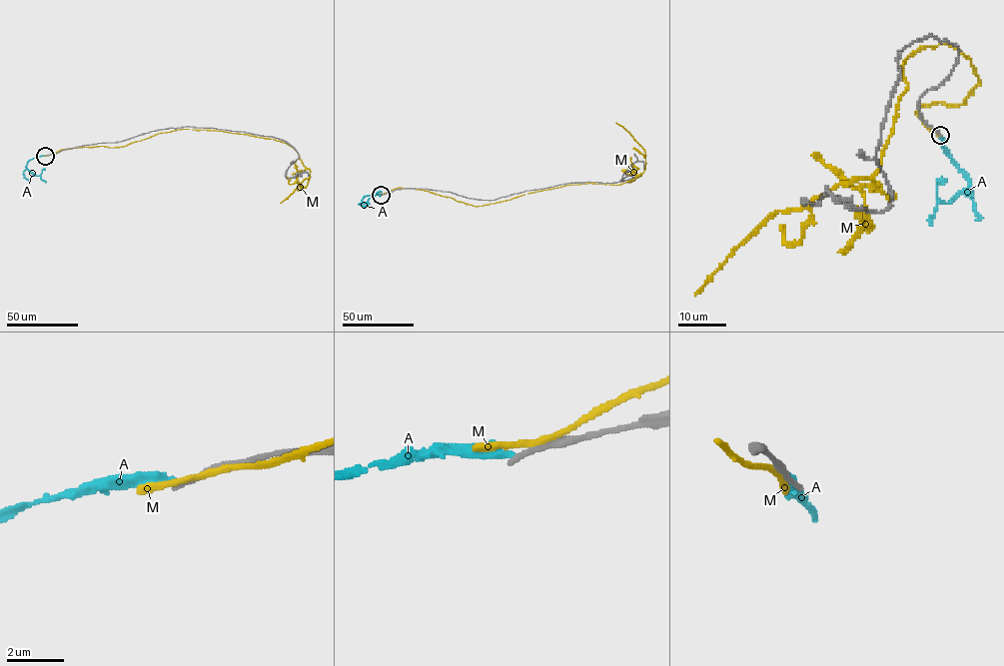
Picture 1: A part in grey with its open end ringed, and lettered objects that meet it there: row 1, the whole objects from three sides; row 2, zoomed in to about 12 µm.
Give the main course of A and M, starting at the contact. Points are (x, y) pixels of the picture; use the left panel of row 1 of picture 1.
A: (46, 155), (30, 160), (26, 168), (46, 182)
M: (47, 155), (63, 149), (123, 147), (184, 129), (274, 139), (291, 145), (310, 170), (310, 177), (280, 203)

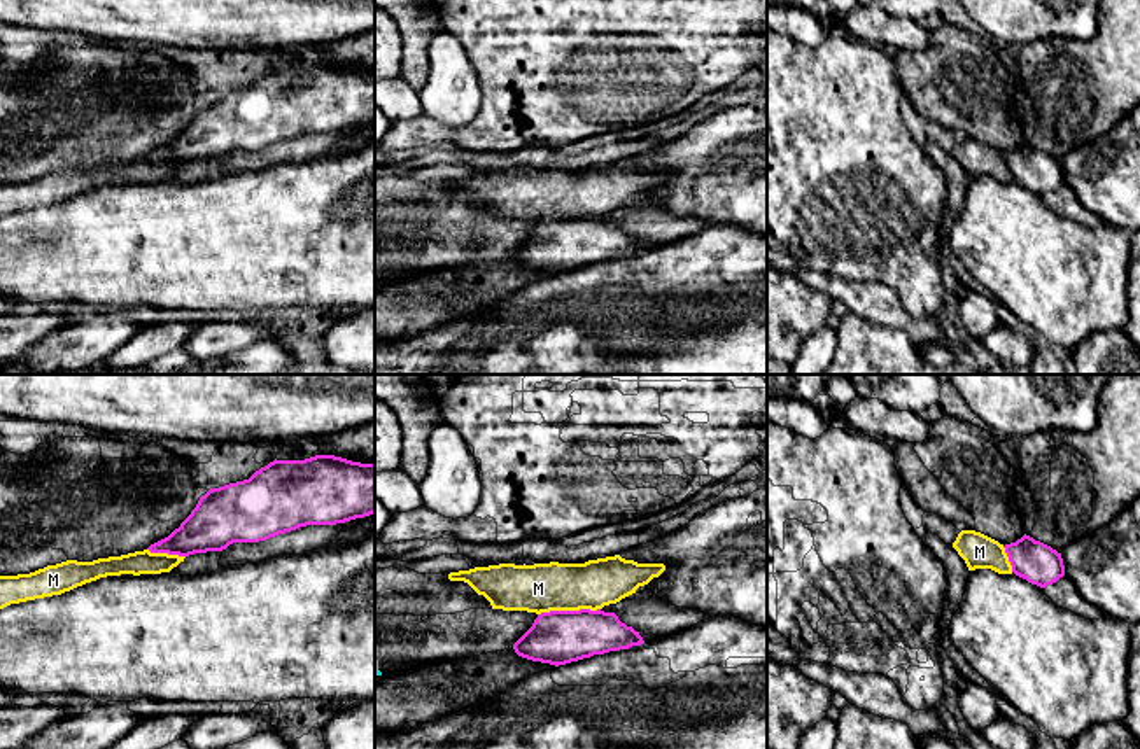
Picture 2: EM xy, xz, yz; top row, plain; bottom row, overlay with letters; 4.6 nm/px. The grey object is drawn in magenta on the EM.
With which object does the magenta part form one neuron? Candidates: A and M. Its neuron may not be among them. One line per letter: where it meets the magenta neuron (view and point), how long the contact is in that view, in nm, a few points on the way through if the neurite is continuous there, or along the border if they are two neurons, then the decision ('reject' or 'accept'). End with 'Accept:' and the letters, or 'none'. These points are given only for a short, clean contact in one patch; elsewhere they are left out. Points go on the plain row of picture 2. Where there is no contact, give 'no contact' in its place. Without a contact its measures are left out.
A: no contact | reject
M: xz (568, 219) | 280 nm | reject
Accept: none

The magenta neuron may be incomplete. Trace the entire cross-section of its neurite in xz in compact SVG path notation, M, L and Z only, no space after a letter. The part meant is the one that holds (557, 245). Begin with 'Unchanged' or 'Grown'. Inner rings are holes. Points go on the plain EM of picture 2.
Unchanged. M580 217L538 222L513 257L522 266L559 275L639 252L644 252L639 240L615 220Z

